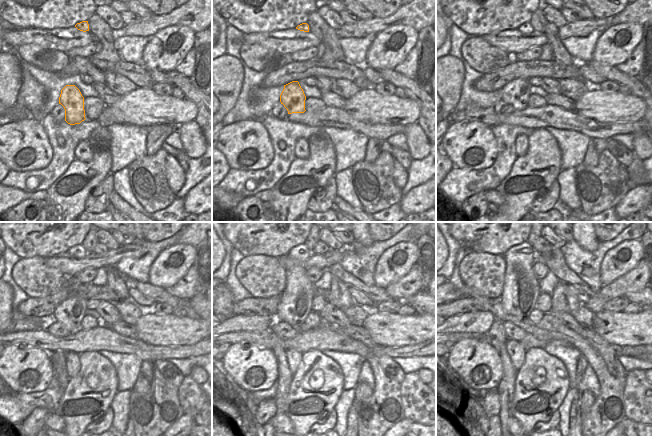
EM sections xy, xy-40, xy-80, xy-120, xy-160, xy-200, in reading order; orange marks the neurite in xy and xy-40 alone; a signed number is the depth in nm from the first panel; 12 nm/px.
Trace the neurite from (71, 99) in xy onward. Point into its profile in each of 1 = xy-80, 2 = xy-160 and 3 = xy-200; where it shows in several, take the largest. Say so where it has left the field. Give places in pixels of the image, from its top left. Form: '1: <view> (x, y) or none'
1: xy-80 (516, 93)
2: xy-160 (295, 302)
3: xy-200 (521, 289)

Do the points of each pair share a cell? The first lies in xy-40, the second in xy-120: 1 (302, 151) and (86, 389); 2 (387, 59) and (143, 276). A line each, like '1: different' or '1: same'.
1: different
2: different

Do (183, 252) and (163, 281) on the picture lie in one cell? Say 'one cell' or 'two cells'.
one cell

